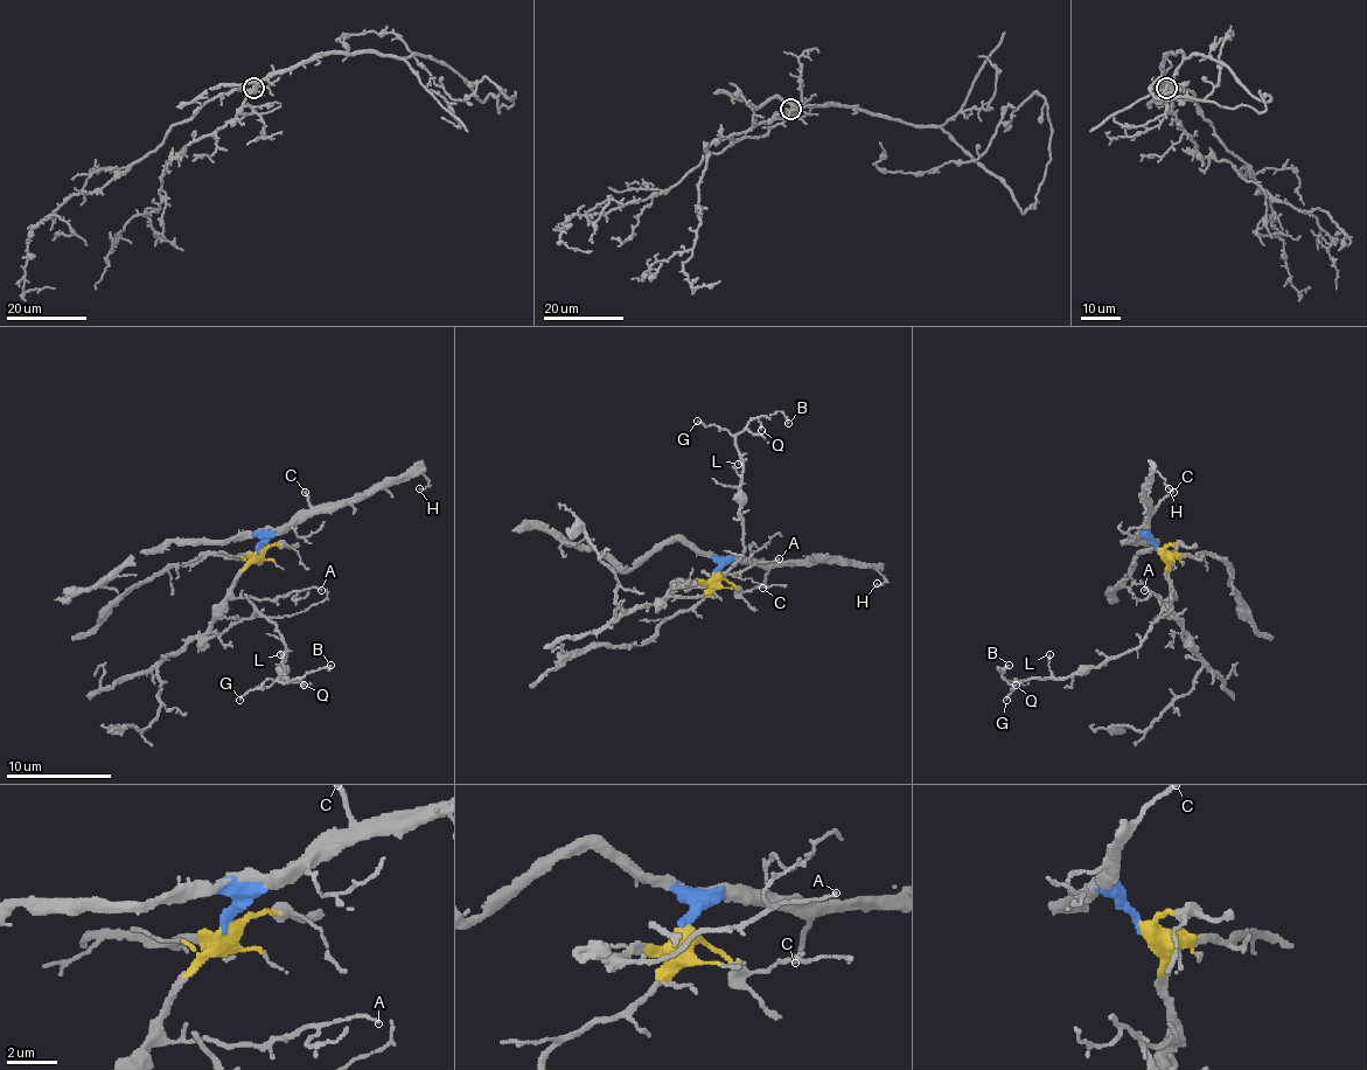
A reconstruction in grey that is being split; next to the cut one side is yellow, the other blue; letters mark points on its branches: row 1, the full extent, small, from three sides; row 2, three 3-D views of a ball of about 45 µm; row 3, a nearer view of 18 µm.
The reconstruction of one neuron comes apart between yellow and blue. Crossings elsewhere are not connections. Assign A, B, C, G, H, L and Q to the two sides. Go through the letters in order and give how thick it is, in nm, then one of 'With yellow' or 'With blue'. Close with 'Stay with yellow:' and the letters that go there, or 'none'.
A: Thickness 120 nm. With yellow
B: Thickness 150 nm. With yellow
C: Thickness 170 nm. With blue
G: Thickness 80 nm. With yellow
H: Thickness 110 nm. With blue
L: Thickness 110 nm. With yellow
Q: Thickness 100 nm. With yellow
Stay with yellow: A, B, G, L, Q

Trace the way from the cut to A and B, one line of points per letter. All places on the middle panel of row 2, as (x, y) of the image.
A: (717, 572), (694, 588), (706, 588), (722, 575), (736, 575), (780, 558)
B: (717, 572), (669, 596), (701, 596), (743, 548), (736, 436), (774, 411), (788, 422)

